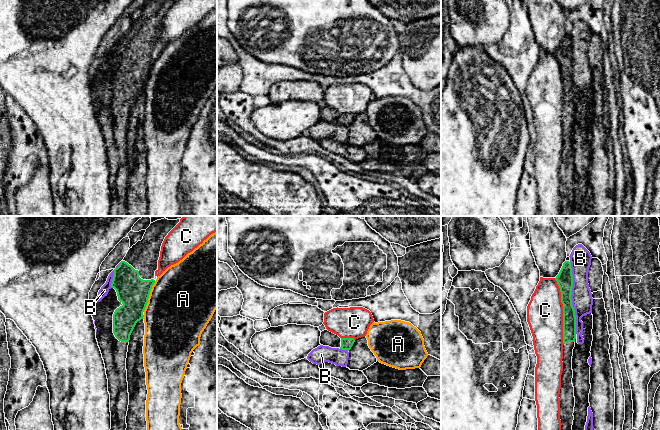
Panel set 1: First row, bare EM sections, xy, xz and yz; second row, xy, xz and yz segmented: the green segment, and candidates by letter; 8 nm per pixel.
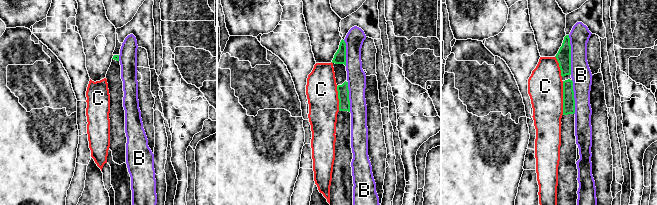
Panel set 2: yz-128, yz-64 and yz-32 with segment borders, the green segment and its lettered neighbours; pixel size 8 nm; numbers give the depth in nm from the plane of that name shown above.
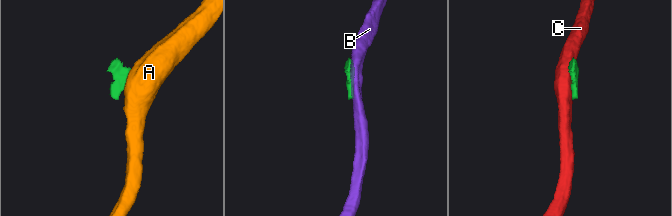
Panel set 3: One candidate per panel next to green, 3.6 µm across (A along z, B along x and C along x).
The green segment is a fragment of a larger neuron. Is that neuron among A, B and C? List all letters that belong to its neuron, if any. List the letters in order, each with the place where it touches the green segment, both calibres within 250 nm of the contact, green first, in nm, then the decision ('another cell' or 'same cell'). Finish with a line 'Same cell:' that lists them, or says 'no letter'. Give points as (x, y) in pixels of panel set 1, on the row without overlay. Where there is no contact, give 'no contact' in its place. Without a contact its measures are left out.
A: contact xy (148, 72); calibres 240 and 500 nm; another cell
B: contact yz (570, 73); calibres 130 and 170 nm; another cell
C: contact yz (563, 87); calibres 130 and 280 nm; another cell
Same cell: no letter

